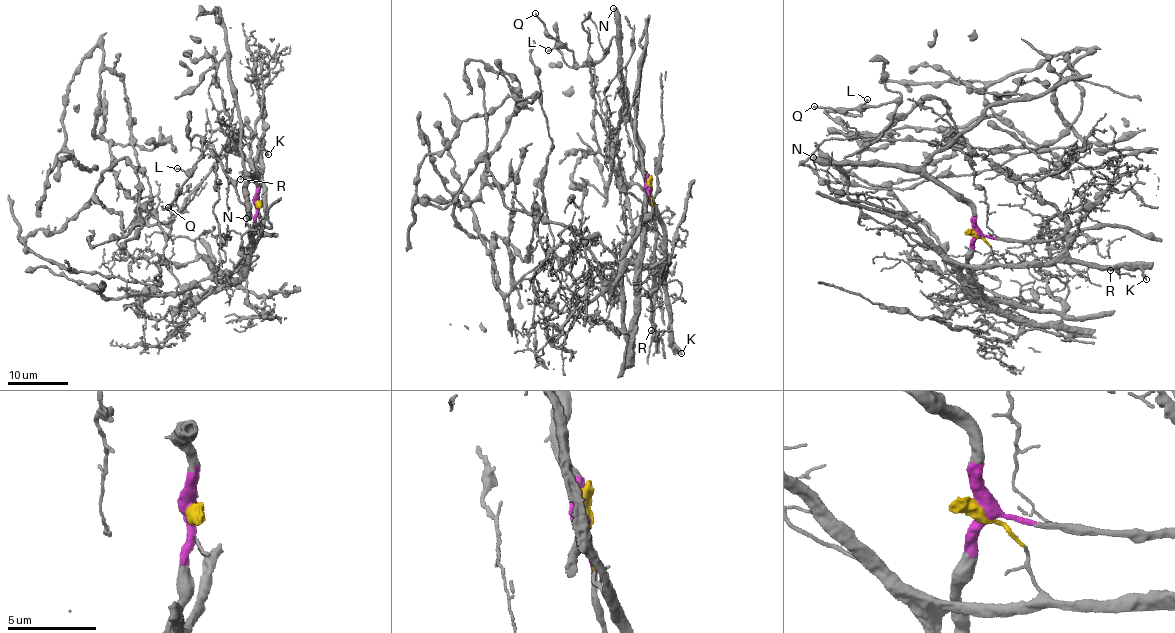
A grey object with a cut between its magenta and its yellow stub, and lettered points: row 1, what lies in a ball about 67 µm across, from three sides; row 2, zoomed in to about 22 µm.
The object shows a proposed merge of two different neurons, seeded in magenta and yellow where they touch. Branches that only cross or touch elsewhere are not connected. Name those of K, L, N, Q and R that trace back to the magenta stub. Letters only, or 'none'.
L, N, Q

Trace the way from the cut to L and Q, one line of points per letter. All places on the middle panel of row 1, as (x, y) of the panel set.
L: (650, 187), (627, 108), (620, 44), (613, 37), (602, 59), (578, 66), (574, 53), (563, 47), (548, 51)
Q: (650, 187), (627, 108), (620, 44), (610, 40), (602, 59), (578, 66), (571, 49), (547, 33), (535, 13)

